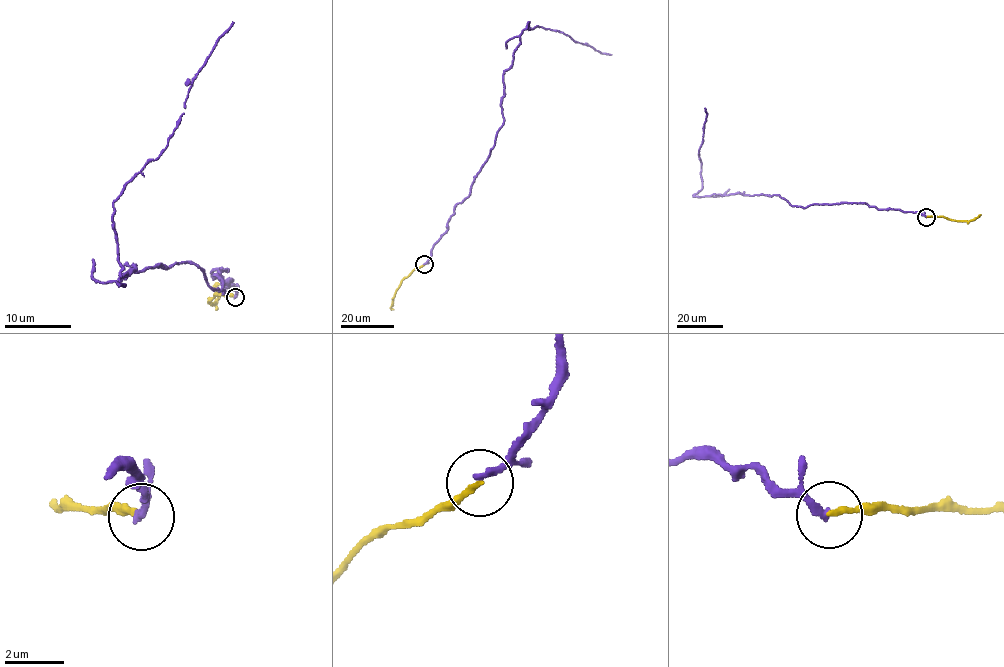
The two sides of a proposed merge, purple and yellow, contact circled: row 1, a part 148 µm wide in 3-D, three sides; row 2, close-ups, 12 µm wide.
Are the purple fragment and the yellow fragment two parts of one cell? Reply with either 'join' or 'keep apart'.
join

